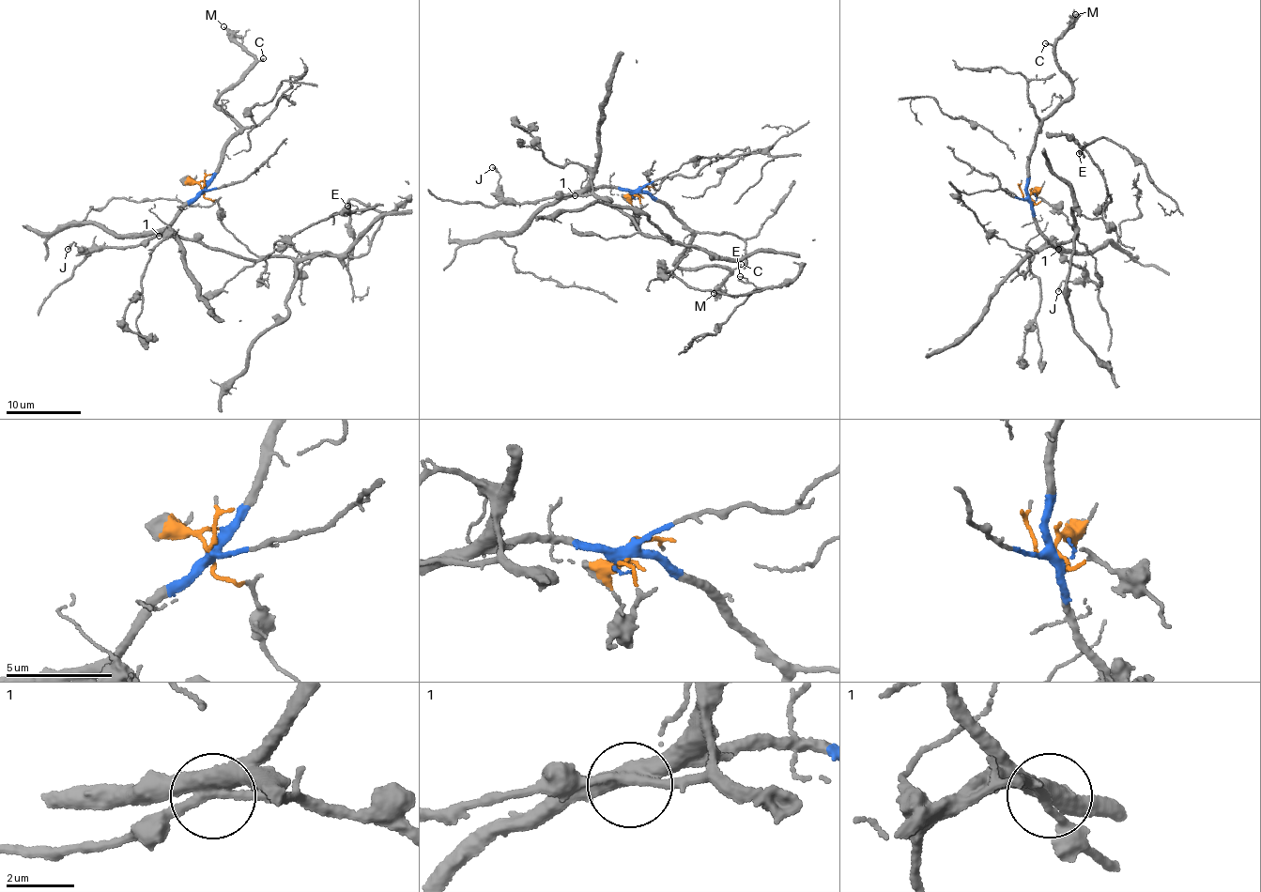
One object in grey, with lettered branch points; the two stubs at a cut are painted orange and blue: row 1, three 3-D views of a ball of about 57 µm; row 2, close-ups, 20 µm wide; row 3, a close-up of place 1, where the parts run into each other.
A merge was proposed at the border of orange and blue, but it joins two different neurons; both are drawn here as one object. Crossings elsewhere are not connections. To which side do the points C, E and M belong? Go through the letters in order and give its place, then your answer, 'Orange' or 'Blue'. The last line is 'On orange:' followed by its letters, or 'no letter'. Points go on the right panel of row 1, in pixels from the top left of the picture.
C: Place: (1045, 43). Blue
E: Place: (1079, 153). Orange
M: Place: (1075, 14). Blue
On orange: E

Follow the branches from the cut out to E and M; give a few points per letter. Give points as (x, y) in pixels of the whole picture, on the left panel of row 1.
E: (203, 189), (243, 245), (260, 255), (312, 257), (304, 264), (305, 253), (367, 252), (380, 213), (347, 207)
M: (203, 189), (220, 163), (226, 138), (239, 128), (216, 99), (233, 87), (253, 61), (223, 26)

